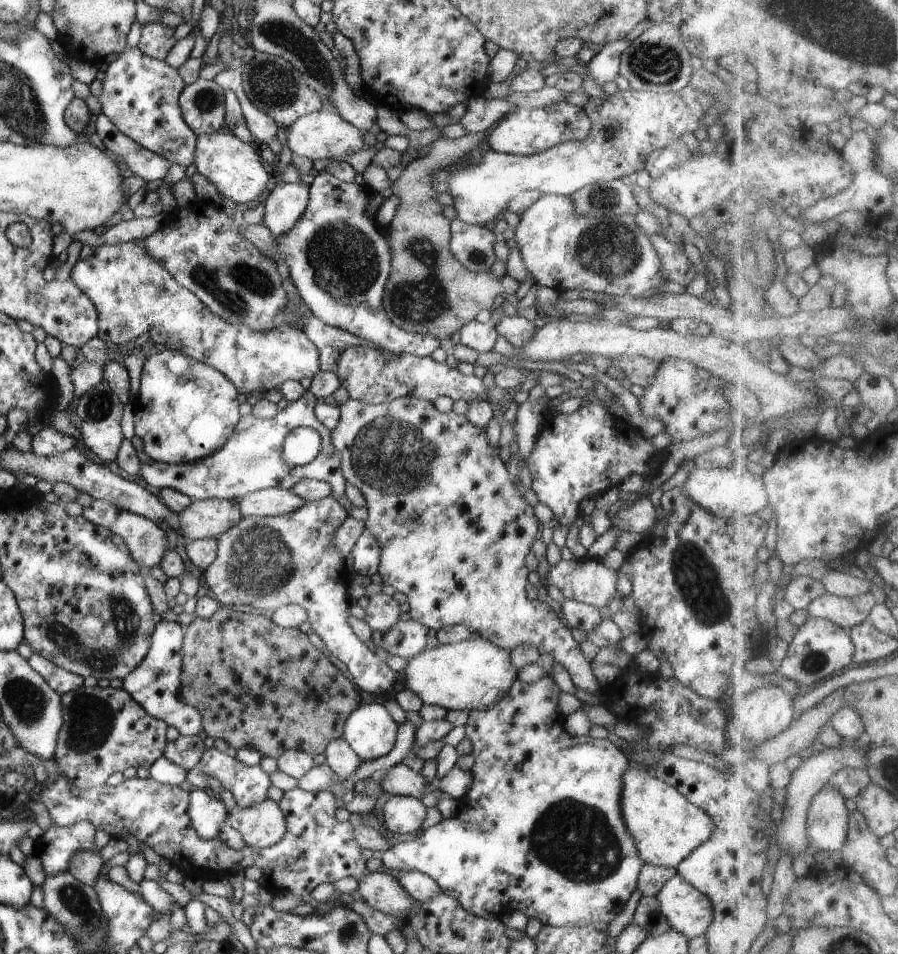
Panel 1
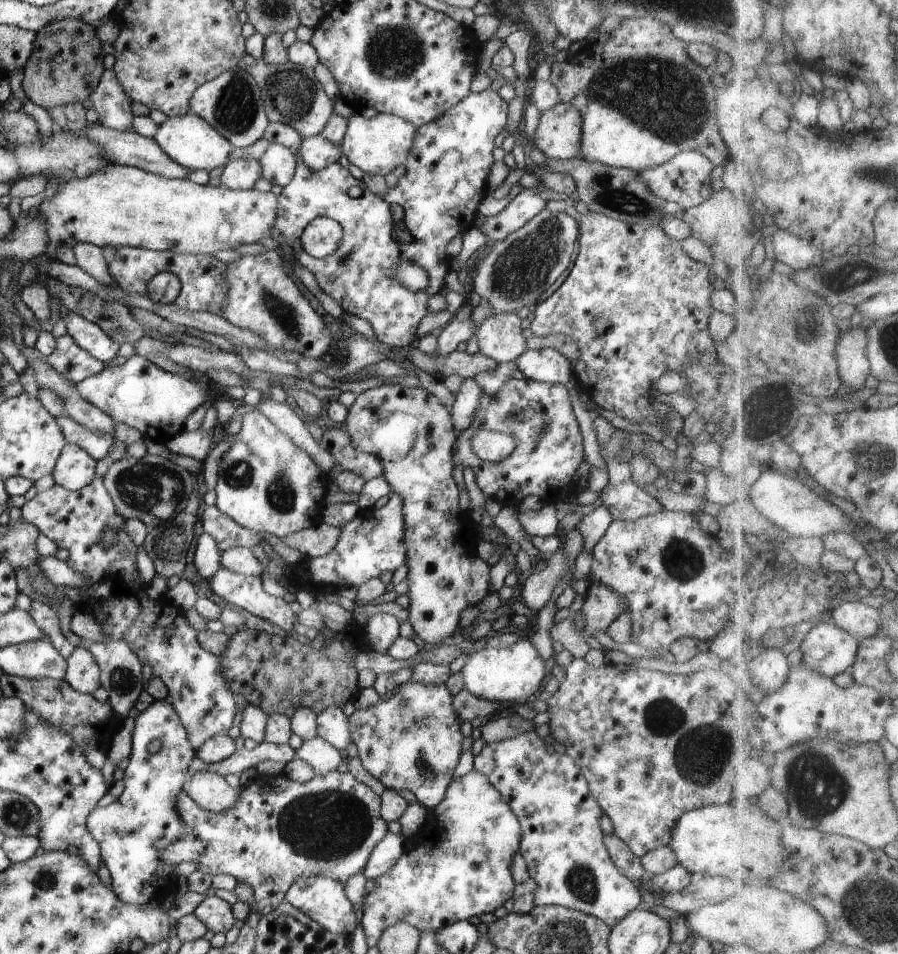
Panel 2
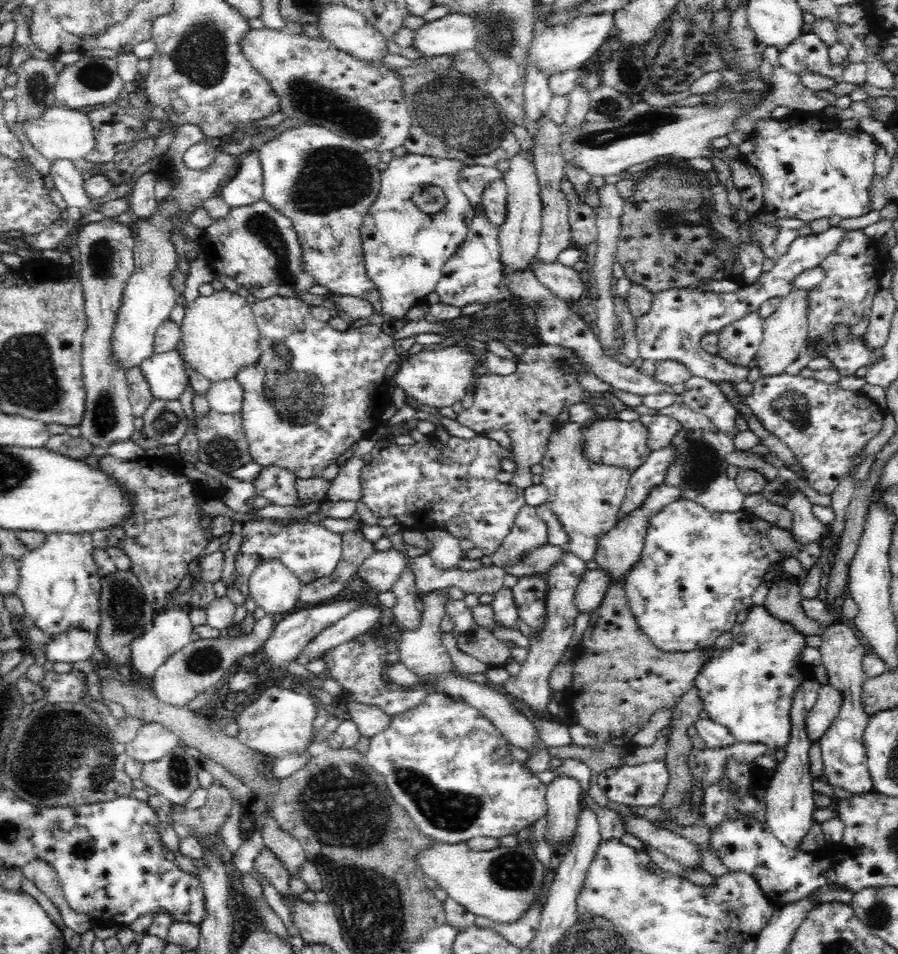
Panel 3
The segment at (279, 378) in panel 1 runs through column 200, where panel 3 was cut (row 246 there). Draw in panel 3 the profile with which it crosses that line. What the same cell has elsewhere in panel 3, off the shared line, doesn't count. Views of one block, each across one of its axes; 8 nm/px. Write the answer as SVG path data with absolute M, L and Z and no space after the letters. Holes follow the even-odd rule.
M303 124L292 126L262 144L259 159L263 170L263 200L290 218L303 250L303 270L317 281L316 284L328 286L332 294L360 297L371 303L380 301L378 287L367 276L361 240L364 218L380 191L380 153L322 126Z

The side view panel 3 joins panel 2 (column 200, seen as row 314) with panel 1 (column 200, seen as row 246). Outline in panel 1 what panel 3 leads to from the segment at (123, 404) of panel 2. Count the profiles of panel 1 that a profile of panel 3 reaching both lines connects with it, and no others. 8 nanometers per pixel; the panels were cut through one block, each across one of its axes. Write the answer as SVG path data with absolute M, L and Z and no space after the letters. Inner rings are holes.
M164 350L145 358L140 380L140 392L134 414L135 436L144 444L143 457L160 464L192 464L202 458L208 458L220 450L234 432L239 422L239 391L222 372L197 362L176 350Z

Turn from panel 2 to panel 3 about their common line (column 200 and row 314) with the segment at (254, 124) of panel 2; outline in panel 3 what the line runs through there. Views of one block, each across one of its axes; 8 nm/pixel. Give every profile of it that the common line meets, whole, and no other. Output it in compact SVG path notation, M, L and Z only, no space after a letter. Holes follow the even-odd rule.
M103 219L80 227L77 235L82 267L79 280L83 286L84 312L88 325L81 352L86 404L79 428L81 435L93 447L102 446L107 449L115 442L126 442L135 430L126 369L122 365L116 365L112 359L116 316L122 304L125 286L135 268L135 234L126 224L115 222L114 219Z

